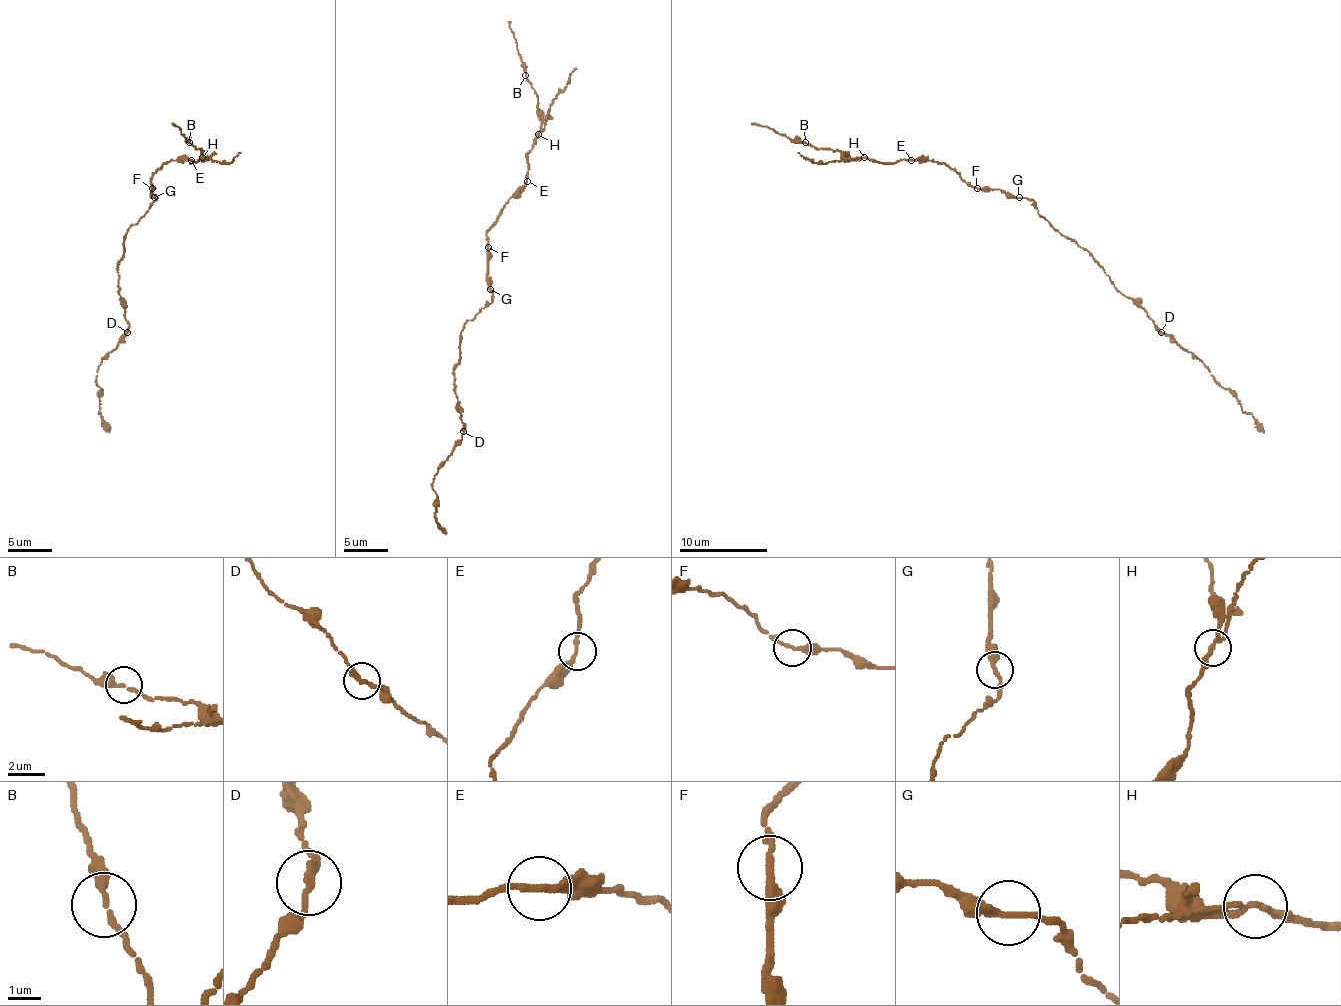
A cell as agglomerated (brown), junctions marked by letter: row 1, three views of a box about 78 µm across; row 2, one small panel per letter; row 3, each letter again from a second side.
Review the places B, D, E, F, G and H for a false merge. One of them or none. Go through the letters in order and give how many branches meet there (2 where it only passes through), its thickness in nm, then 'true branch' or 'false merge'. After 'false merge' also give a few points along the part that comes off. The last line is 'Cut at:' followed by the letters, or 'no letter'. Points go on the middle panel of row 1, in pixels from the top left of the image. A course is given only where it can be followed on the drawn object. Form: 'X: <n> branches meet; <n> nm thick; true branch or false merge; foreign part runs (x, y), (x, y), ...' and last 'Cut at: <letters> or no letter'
B: 2 branches meet; 260 nm thick; true branch
D: 2 branches meet; 240 nm thick; true branch
E: 2 branches meet; 240 nm thick; true branch
F: 2 branches meet; 240 nm thick; true branch
G: 2 branches meet; 280 nm thick; true branch
H: 2 branches meet; 240 nm thick; true branch
Cut at: no letter

